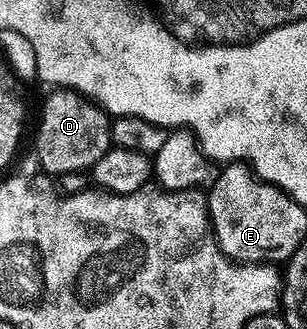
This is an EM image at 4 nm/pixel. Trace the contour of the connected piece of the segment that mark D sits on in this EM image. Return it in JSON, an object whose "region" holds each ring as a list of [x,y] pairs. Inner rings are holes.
{"region":[[[55,88],[43,102],[39,131],[35,134],[35,154],[51,174],[62,176],[78,170],[87,172],[105,152],[112,149],[111,123],[106,110],[74,90]]]}

